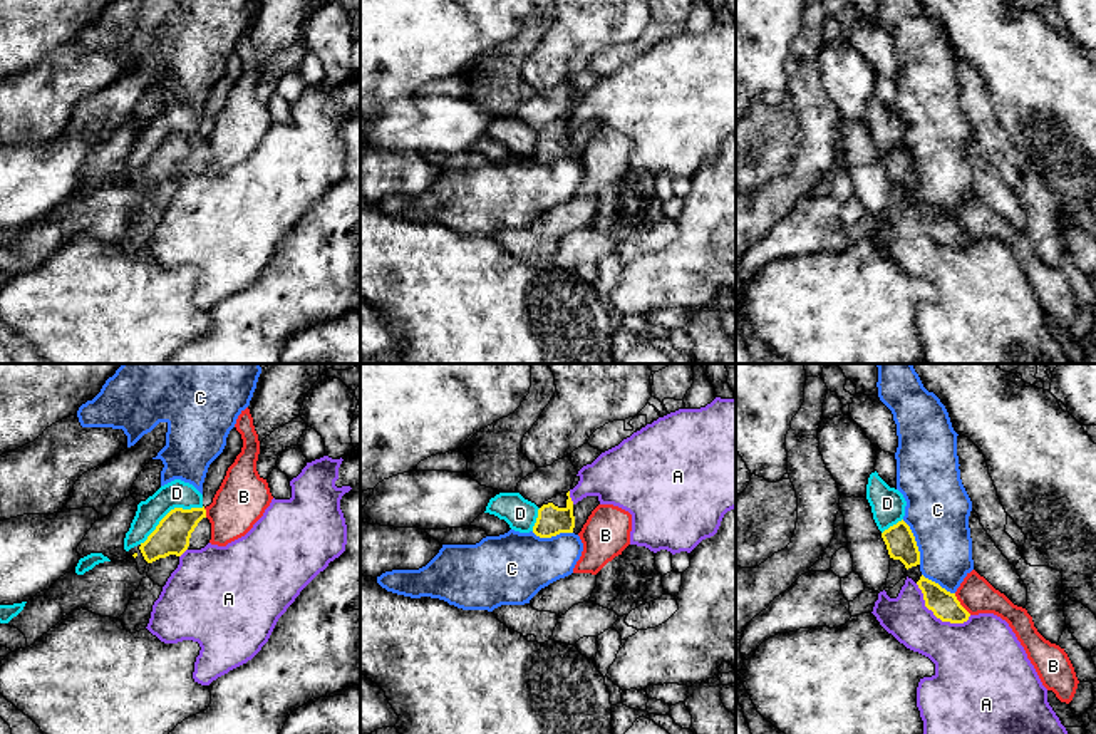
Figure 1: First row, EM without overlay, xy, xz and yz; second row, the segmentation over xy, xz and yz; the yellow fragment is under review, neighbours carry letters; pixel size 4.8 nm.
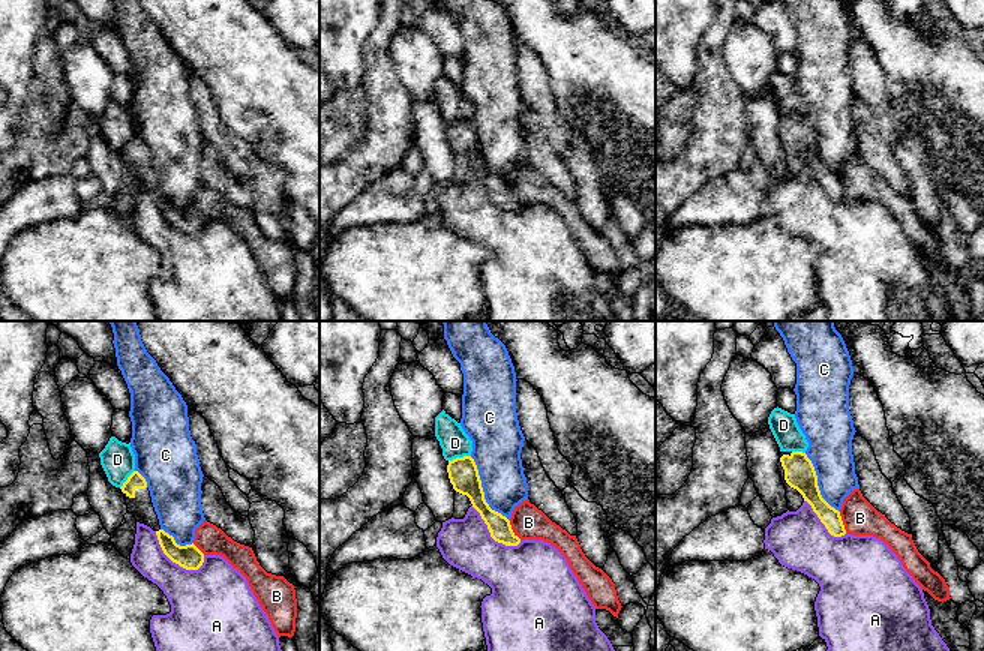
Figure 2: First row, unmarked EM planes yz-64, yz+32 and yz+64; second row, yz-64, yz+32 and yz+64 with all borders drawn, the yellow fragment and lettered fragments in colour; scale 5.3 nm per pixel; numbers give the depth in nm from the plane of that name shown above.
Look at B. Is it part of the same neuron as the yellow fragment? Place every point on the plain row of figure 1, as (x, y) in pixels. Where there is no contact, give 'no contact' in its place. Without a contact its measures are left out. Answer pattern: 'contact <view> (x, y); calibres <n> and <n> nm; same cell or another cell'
contact yz (959, 228); calibres 130 and 170 nm; another cell

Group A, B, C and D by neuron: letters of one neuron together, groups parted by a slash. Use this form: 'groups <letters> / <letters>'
groups A / B / C / D

